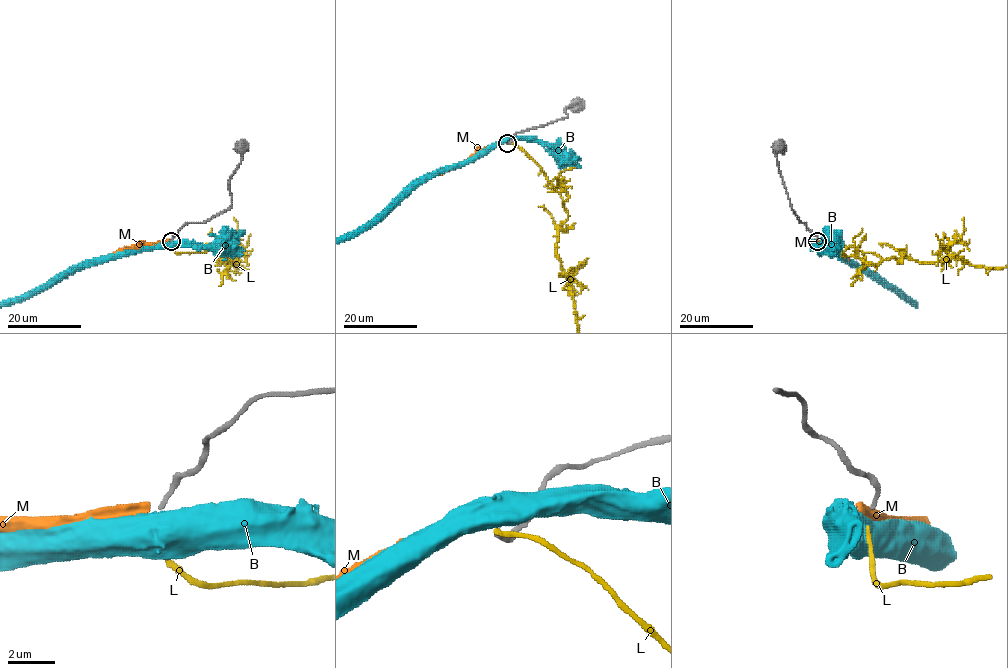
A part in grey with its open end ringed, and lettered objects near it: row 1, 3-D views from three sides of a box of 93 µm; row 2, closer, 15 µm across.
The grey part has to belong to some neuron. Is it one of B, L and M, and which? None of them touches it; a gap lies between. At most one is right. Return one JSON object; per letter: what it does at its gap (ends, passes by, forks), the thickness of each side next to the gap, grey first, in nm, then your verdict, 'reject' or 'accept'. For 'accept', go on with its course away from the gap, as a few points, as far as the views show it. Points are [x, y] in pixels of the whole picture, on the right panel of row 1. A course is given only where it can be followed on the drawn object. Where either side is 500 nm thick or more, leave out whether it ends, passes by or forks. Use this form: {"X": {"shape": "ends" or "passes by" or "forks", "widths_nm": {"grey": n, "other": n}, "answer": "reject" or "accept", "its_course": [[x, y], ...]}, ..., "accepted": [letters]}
{"B": {"widths_nm": {"grey": 170, "other": 900}, "answer": "reject"}, "L": {"shape": "ends", "widths_nm": {"grey": 170, "other": 170}, "answer": "accept"}, "M": {"shape": "ends", "widths_nm": {"grey": 170, "other": 400}, "answer": "reject"}, "accepted": ["L"]}

